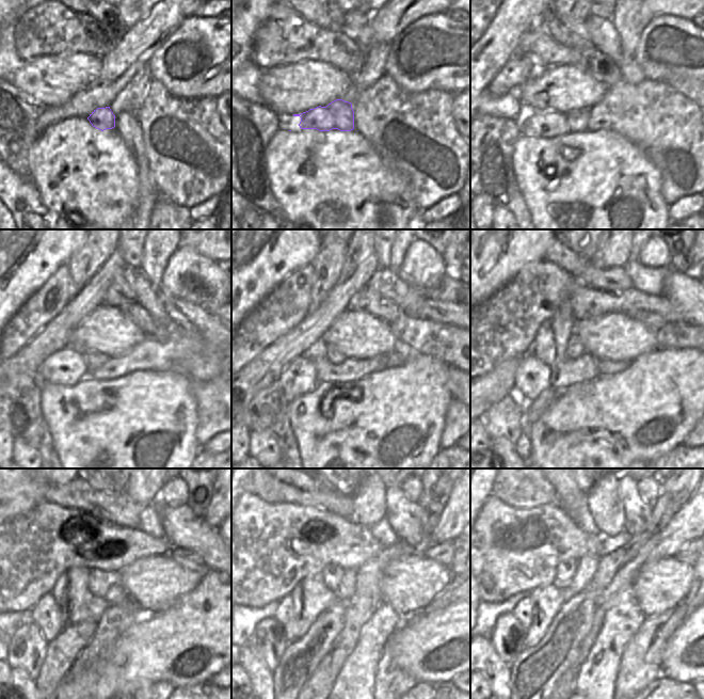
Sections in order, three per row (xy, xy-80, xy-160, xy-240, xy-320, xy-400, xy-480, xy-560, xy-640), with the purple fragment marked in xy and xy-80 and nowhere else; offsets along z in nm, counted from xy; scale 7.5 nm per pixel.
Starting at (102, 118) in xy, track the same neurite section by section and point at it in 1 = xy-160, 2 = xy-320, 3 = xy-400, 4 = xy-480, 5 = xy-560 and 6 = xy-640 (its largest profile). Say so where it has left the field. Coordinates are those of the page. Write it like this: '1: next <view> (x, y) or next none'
1: next xy-160 (544, 123)
2: next xy-320 (299, 377)
3: next xy-400 (532, 377)
4: next xy-480 (46, 615)
5: next xy-560 (285, 613)
6: next xy-640 (524, 612)

